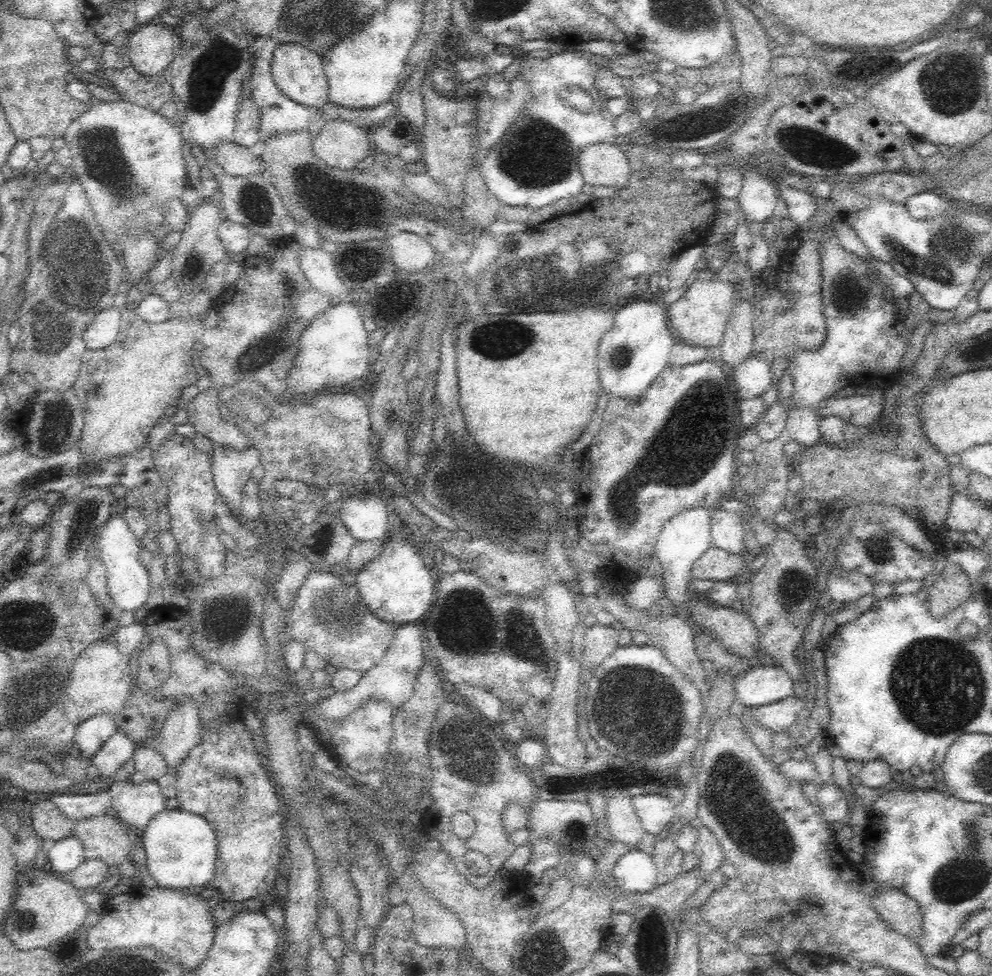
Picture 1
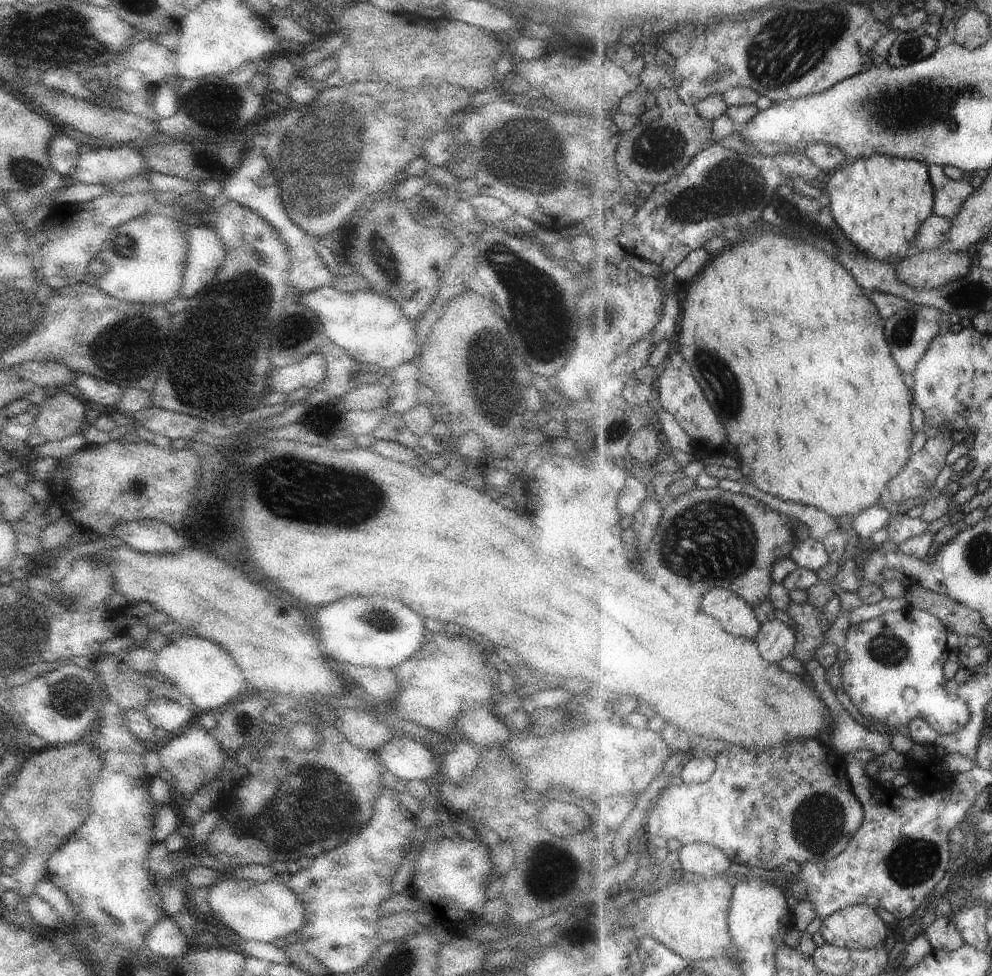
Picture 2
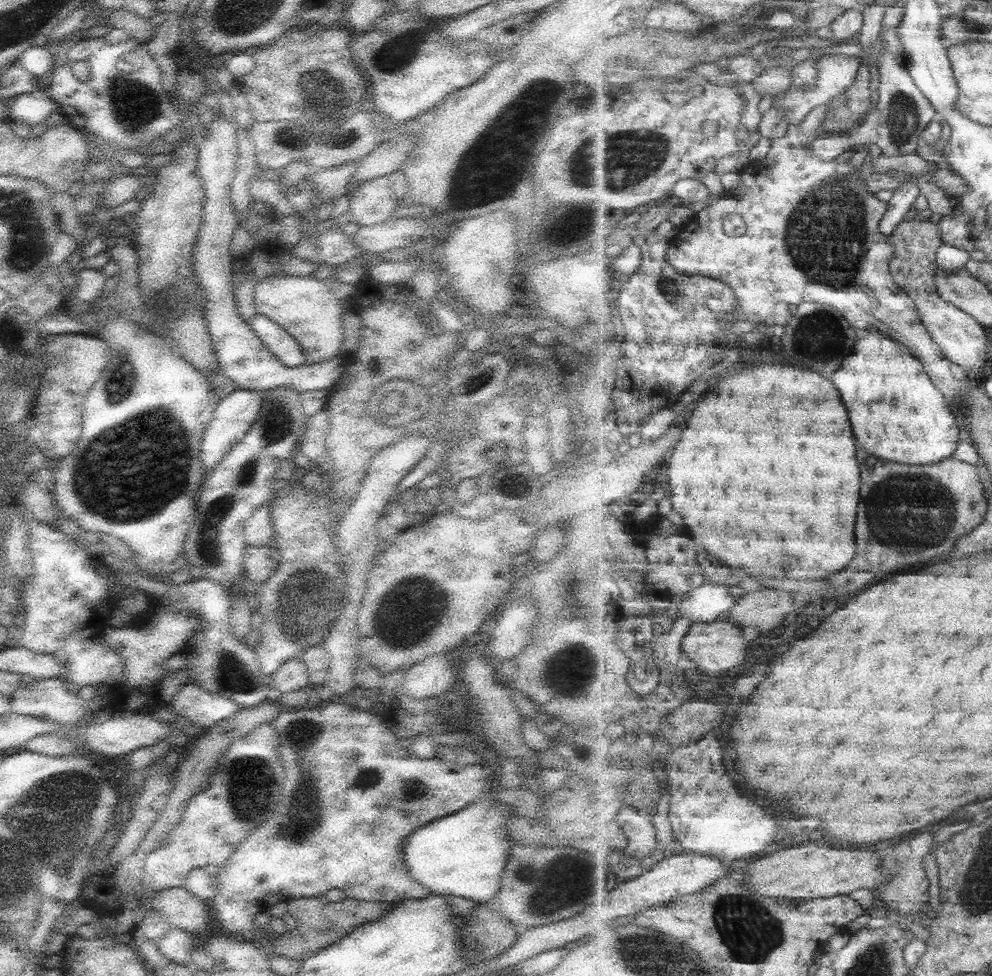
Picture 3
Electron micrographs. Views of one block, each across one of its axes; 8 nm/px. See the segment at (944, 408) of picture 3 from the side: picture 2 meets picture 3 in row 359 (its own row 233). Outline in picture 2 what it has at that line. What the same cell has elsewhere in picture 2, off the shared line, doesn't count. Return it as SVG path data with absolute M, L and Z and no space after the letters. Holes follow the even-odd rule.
M885 154L856 158L851 164L823 179L827 189L825 201L843 232L865 250L871 258L899 263L916 246L921 226L935 212L936 191L930 177L930 163Z

